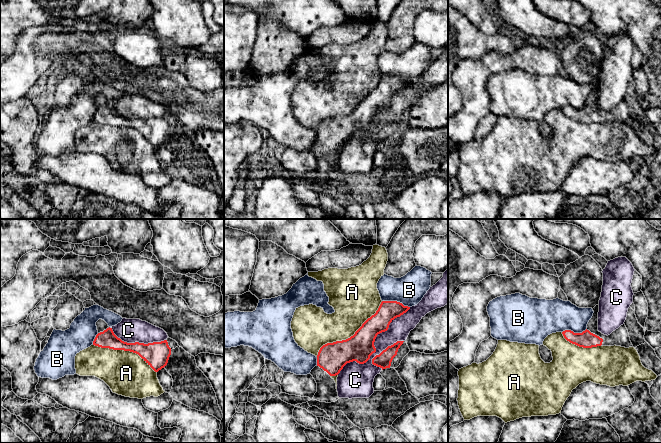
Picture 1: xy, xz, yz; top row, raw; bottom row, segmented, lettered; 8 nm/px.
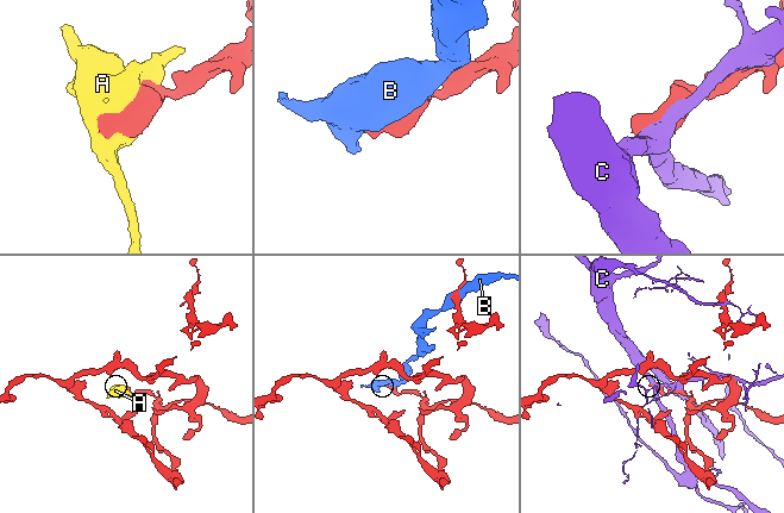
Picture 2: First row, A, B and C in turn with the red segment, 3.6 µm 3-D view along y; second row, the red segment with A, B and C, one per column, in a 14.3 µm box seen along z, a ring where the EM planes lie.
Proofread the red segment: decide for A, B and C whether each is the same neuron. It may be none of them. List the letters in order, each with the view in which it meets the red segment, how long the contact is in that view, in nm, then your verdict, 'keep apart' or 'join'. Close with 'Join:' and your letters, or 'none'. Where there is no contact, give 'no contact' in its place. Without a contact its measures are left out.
A: contact in xz; length 700 nm; keep apart
B: contact in xz; length 240 nm; keep apart
C: contact in xz; length 800 nm; keep apart
Join: none

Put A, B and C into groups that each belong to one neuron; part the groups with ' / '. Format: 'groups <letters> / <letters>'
groups A / B / C

